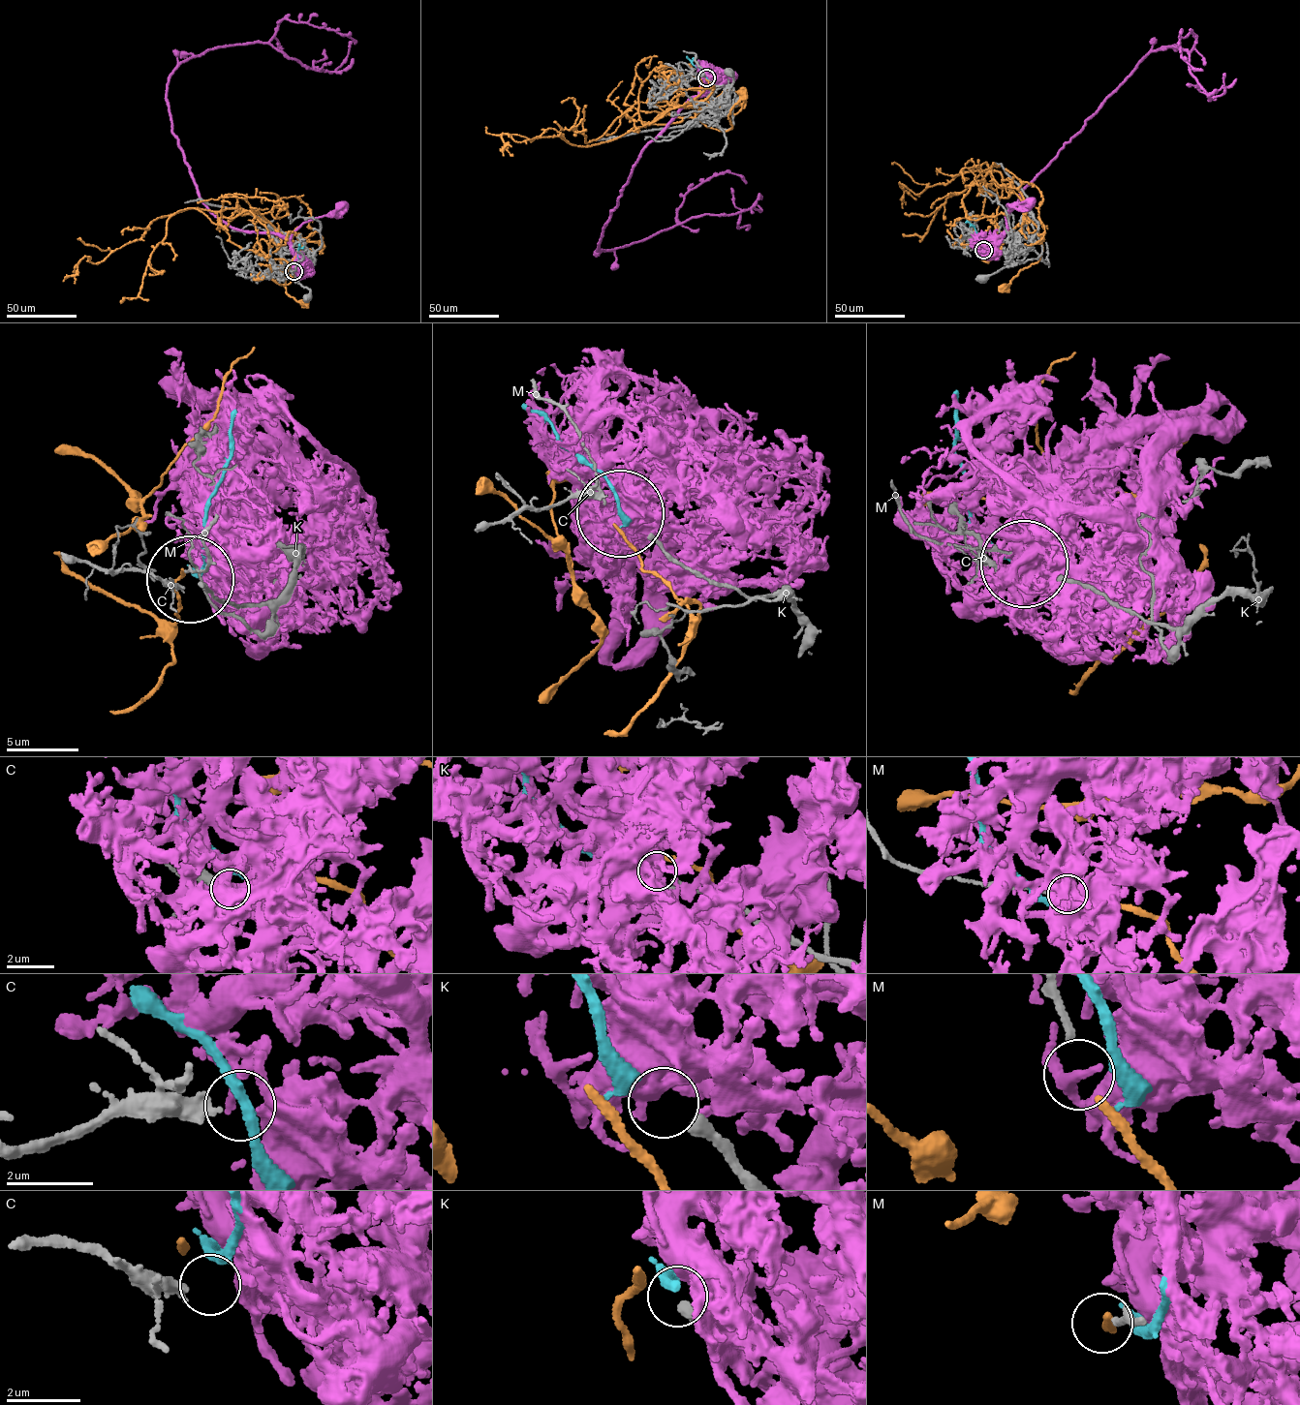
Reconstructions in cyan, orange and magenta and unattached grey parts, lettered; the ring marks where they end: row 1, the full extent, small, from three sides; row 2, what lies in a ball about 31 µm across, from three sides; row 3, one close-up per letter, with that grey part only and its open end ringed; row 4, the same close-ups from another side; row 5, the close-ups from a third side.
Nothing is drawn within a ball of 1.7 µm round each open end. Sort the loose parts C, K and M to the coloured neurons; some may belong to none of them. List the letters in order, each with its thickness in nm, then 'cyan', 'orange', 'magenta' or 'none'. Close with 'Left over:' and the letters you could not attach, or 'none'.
C: 300 nm | none
K: 320 nm | cyan
M: 150 nm | orange
Left over: C

